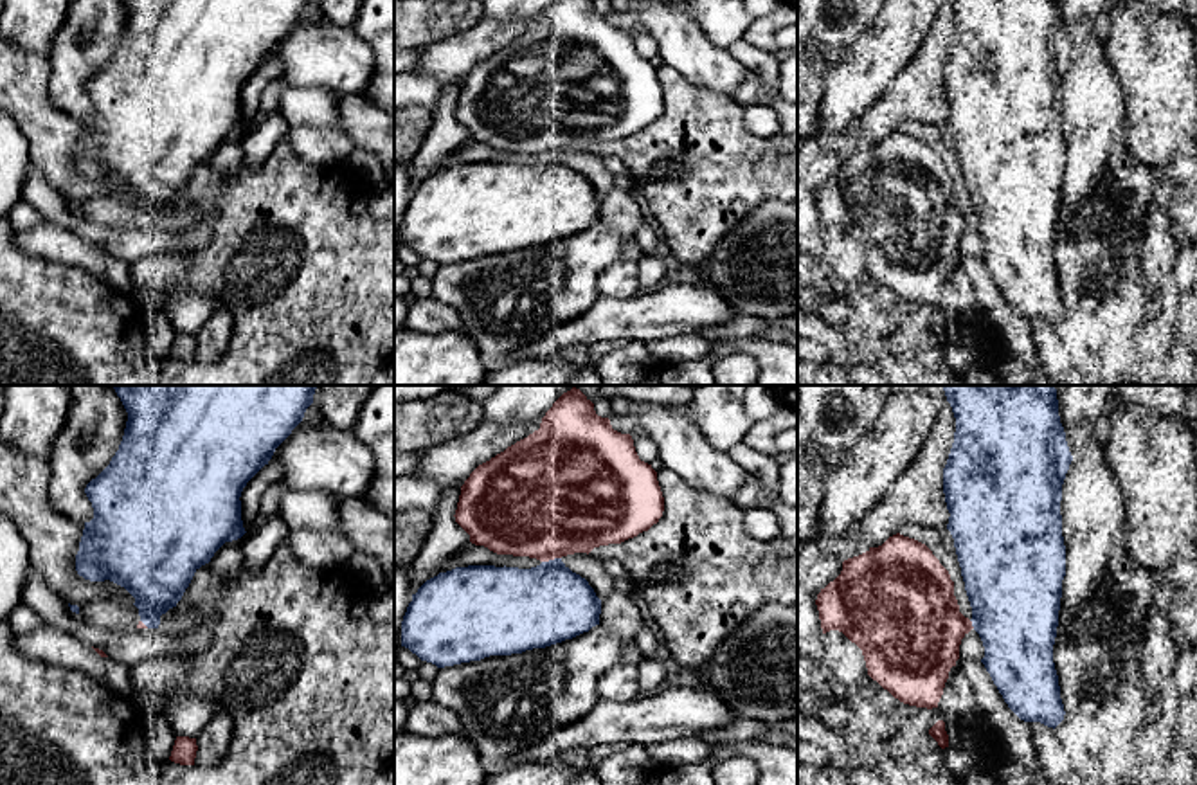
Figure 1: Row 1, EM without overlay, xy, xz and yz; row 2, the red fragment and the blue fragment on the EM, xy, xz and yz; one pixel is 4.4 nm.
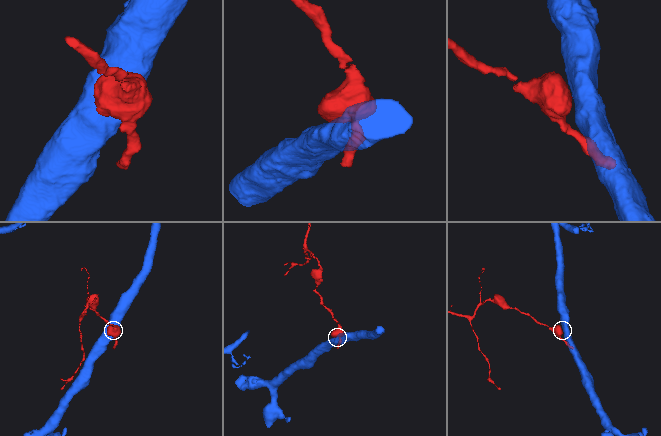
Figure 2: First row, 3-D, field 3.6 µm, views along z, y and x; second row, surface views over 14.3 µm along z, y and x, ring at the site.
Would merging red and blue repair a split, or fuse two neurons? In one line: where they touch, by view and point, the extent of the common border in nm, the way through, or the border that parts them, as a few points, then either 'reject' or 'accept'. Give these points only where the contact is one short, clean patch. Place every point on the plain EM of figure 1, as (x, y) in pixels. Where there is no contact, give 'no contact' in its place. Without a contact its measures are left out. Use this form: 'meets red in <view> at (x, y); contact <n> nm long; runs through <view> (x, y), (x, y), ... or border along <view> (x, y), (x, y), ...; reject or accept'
meets red in xz at (551, 155); contact 90 nm long; reject

